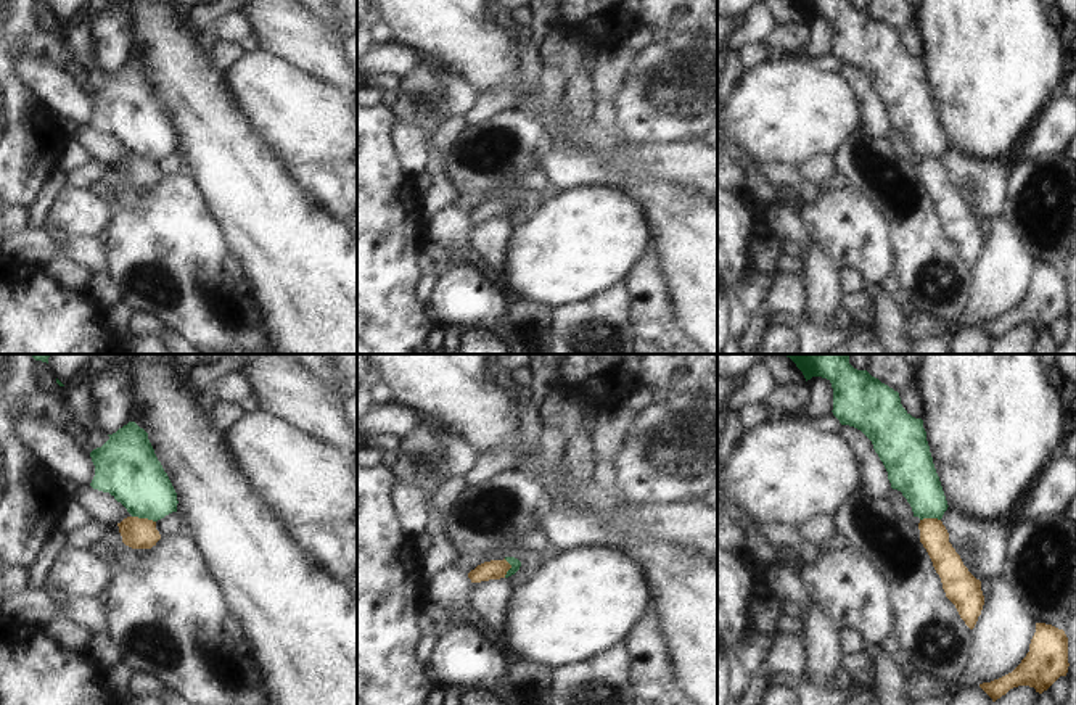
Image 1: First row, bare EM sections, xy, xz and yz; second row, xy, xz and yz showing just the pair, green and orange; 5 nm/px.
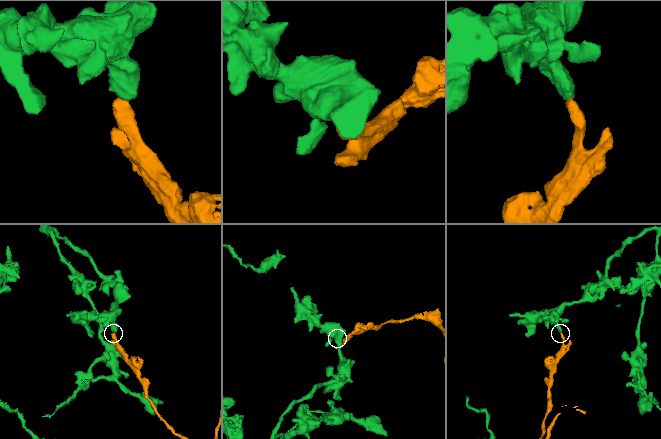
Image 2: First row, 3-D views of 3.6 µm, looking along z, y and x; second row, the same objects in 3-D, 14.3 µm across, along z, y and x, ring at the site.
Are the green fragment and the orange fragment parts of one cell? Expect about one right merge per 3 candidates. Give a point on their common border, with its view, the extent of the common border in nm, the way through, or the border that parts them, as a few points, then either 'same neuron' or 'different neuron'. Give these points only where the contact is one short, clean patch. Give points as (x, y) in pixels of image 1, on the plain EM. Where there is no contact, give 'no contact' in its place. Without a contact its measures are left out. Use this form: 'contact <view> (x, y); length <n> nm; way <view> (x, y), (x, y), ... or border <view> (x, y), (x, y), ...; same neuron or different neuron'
contact xy (143, 156); length 120 nm; border xy (132, 155), (155, 161); different neuron

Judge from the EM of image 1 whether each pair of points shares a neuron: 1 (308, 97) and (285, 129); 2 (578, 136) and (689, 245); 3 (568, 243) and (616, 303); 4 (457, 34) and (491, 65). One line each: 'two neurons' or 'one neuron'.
1: one neuron
2: one neuron
3: two neurons
4: one neuron

